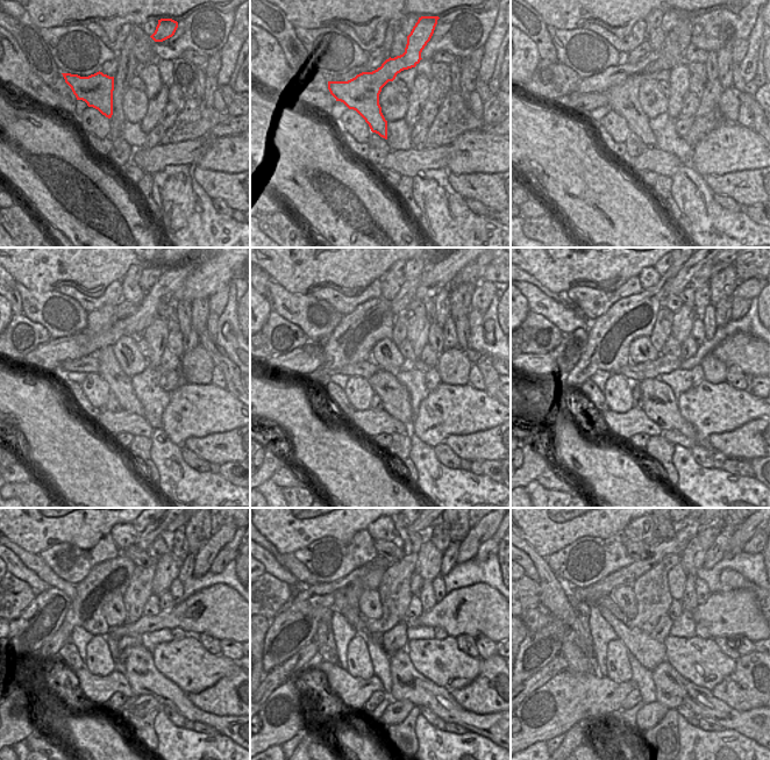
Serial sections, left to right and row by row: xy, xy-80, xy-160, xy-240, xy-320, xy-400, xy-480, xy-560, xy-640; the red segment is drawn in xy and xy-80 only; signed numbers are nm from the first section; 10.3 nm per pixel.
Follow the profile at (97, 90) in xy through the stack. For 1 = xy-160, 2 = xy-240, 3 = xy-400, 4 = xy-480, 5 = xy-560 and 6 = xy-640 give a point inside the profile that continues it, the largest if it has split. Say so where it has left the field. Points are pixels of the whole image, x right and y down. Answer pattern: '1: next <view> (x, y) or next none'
1: next xy-160 (624, 99)
2: next xy-240 (120, 384)
3: next xy-400 (658, 402)
4: next xy-480 (144, 679)
5: next xy-560 (407, 683)
6: next xy-640 (672, 689)

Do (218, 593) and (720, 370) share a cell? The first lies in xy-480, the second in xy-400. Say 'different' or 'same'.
different

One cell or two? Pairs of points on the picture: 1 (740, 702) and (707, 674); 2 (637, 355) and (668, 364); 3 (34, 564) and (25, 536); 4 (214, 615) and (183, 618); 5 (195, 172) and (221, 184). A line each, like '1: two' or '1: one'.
1: two
2: two
3: two
4: one
5: one

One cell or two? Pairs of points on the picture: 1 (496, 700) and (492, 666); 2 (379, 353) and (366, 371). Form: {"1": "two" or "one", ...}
{"1": "one", "2": "two"}

